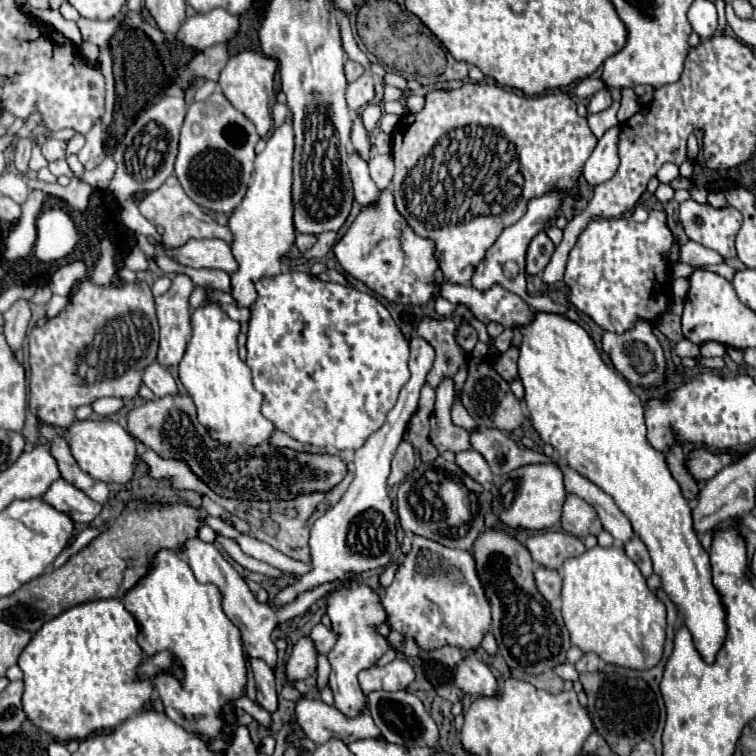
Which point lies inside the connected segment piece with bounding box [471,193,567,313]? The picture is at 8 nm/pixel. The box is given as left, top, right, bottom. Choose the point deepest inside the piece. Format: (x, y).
(504, 264)

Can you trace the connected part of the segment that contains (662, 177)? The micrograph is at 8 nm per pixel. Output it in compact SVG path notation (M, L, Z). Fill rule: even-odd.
M665 163L665 165L659 169L659 173L657 173L659 183L671 183L671 181L677 179L677 177L679 177L679 167L673 165L673 163Z

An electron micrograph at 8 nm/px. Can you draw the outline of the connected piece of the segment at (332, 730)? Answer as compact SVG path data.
M301 699L297 703L295 713L301 729L311 741L315 741L315 745L325 743L331 737L337 737L345 743L353 743L357 739L383 739L369 713L349 719L323 701L307 699Z

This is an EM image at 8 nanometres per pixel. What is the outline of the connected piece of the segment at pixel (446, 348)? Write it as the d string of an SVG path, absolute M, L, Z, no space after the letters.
M423 317L417 325L417 335L435 349L435 363L427 375L427 385L437 389L445 377L453 377L467 363L467 353L455 337L457 323L453 319Z

